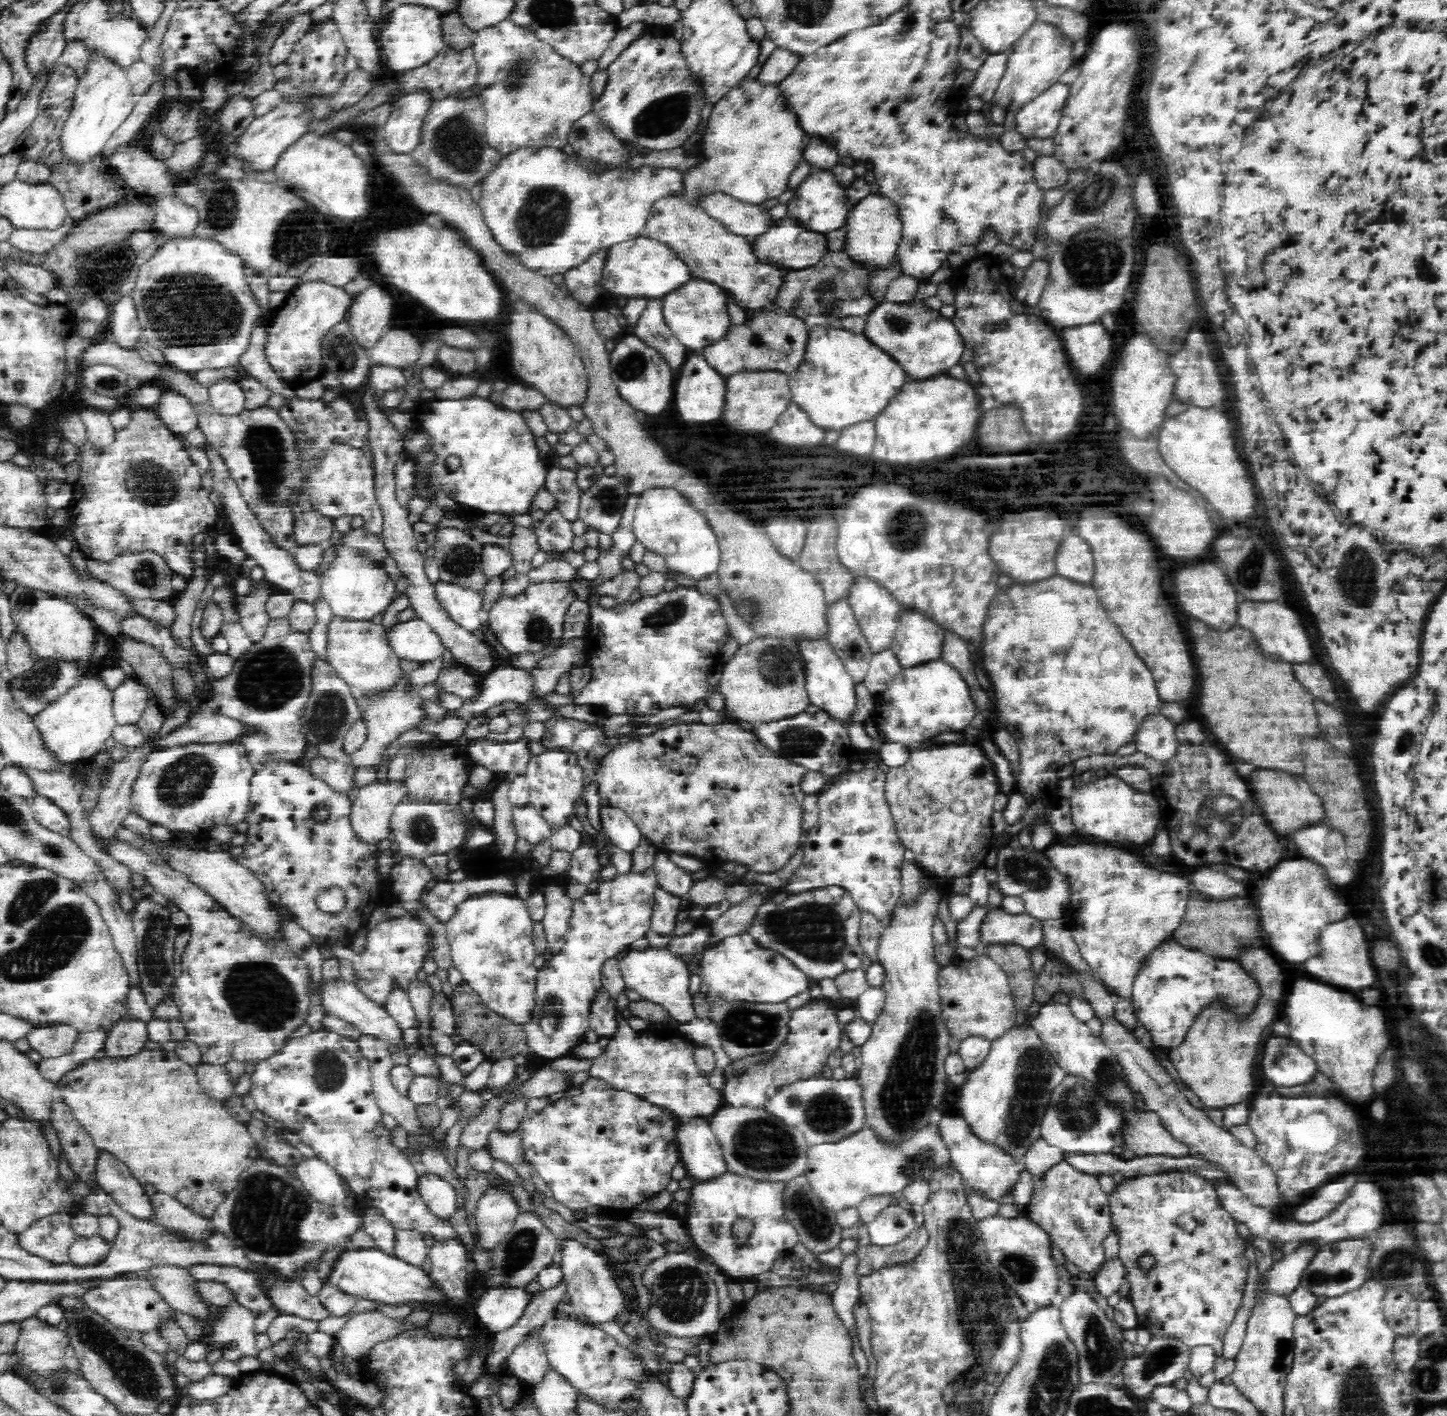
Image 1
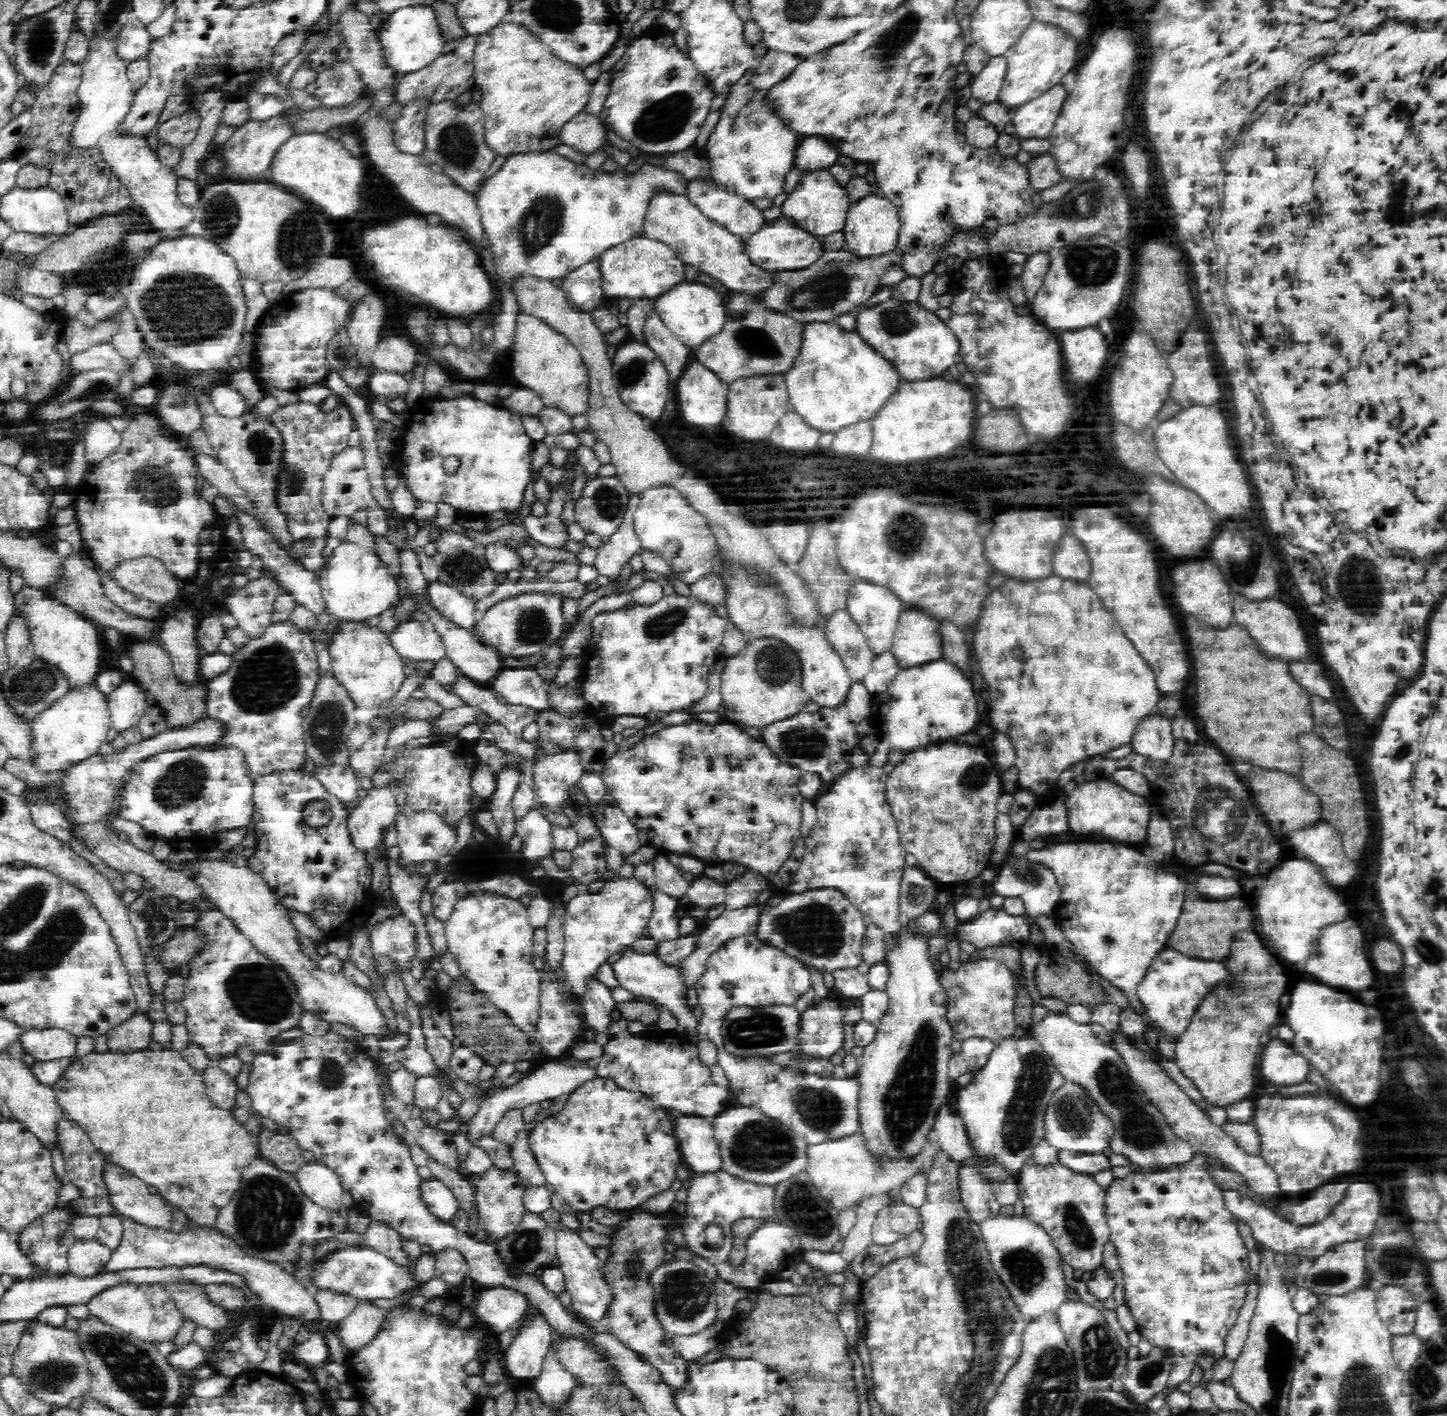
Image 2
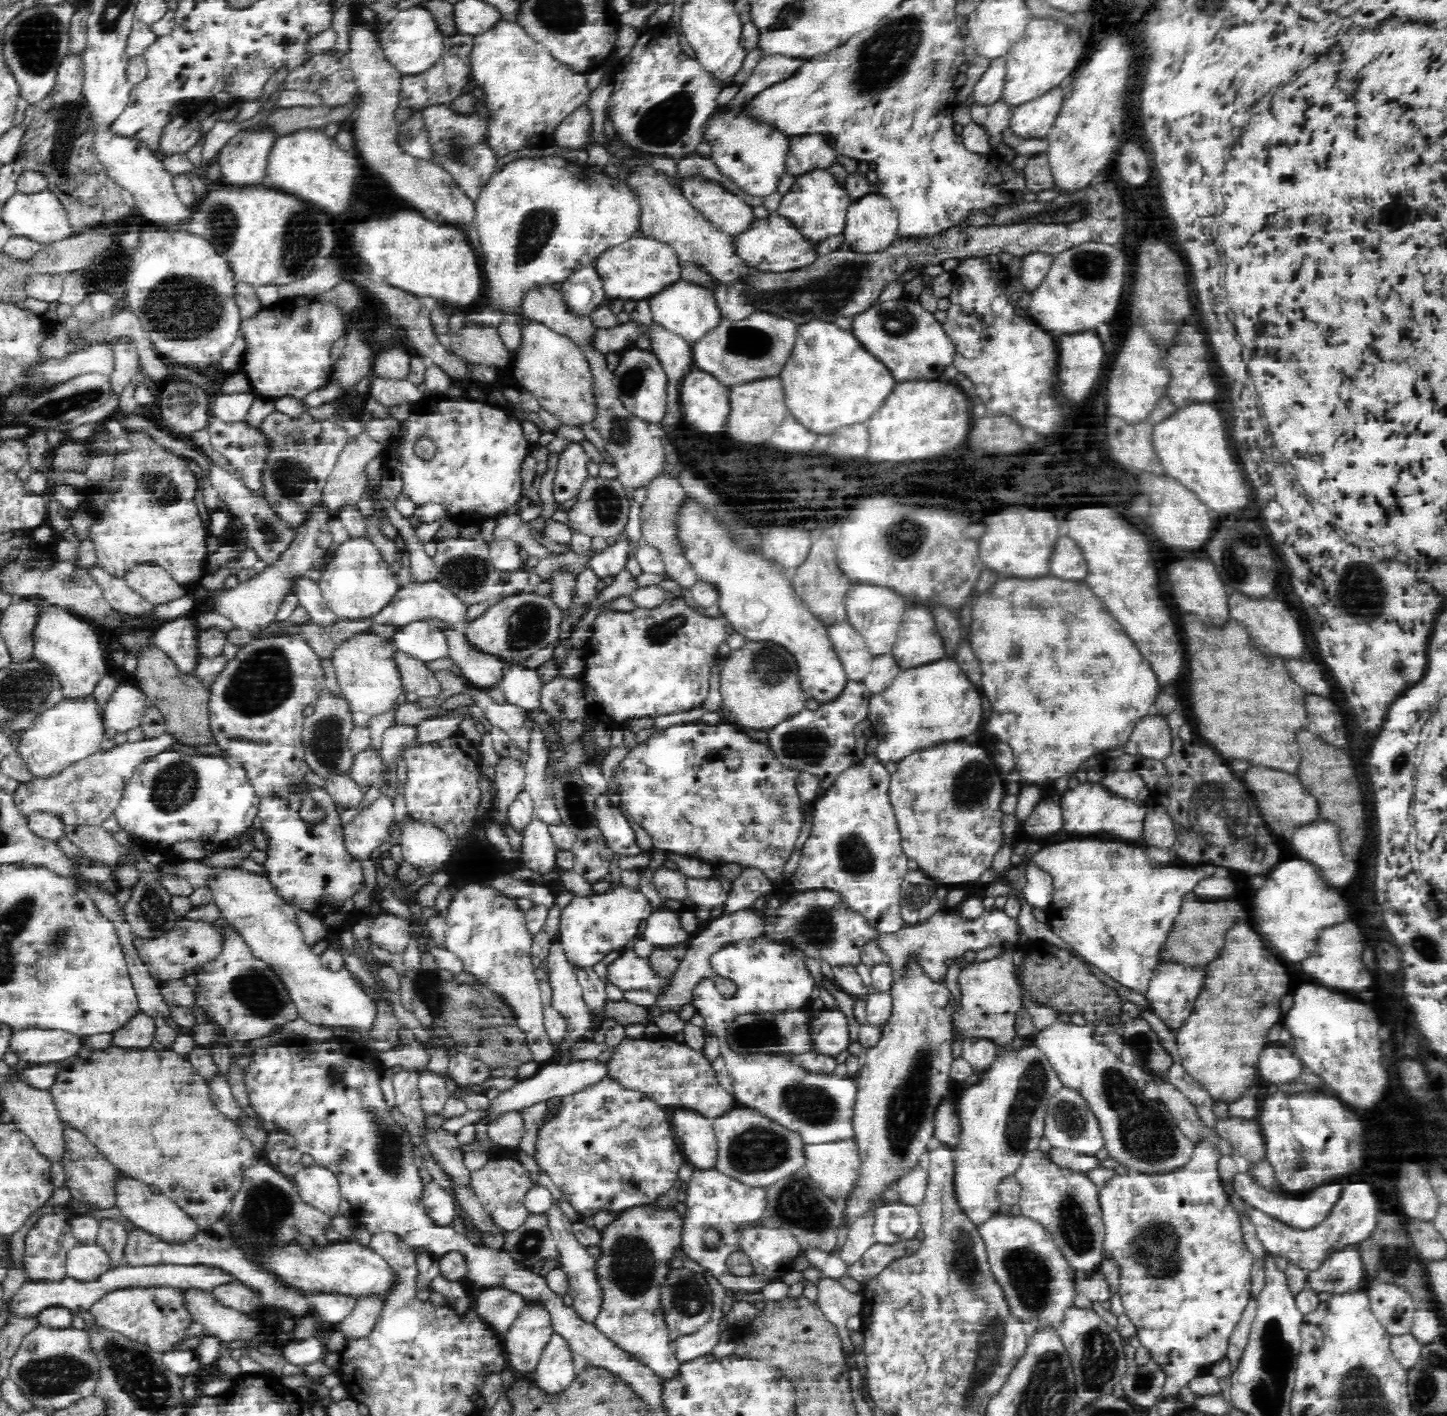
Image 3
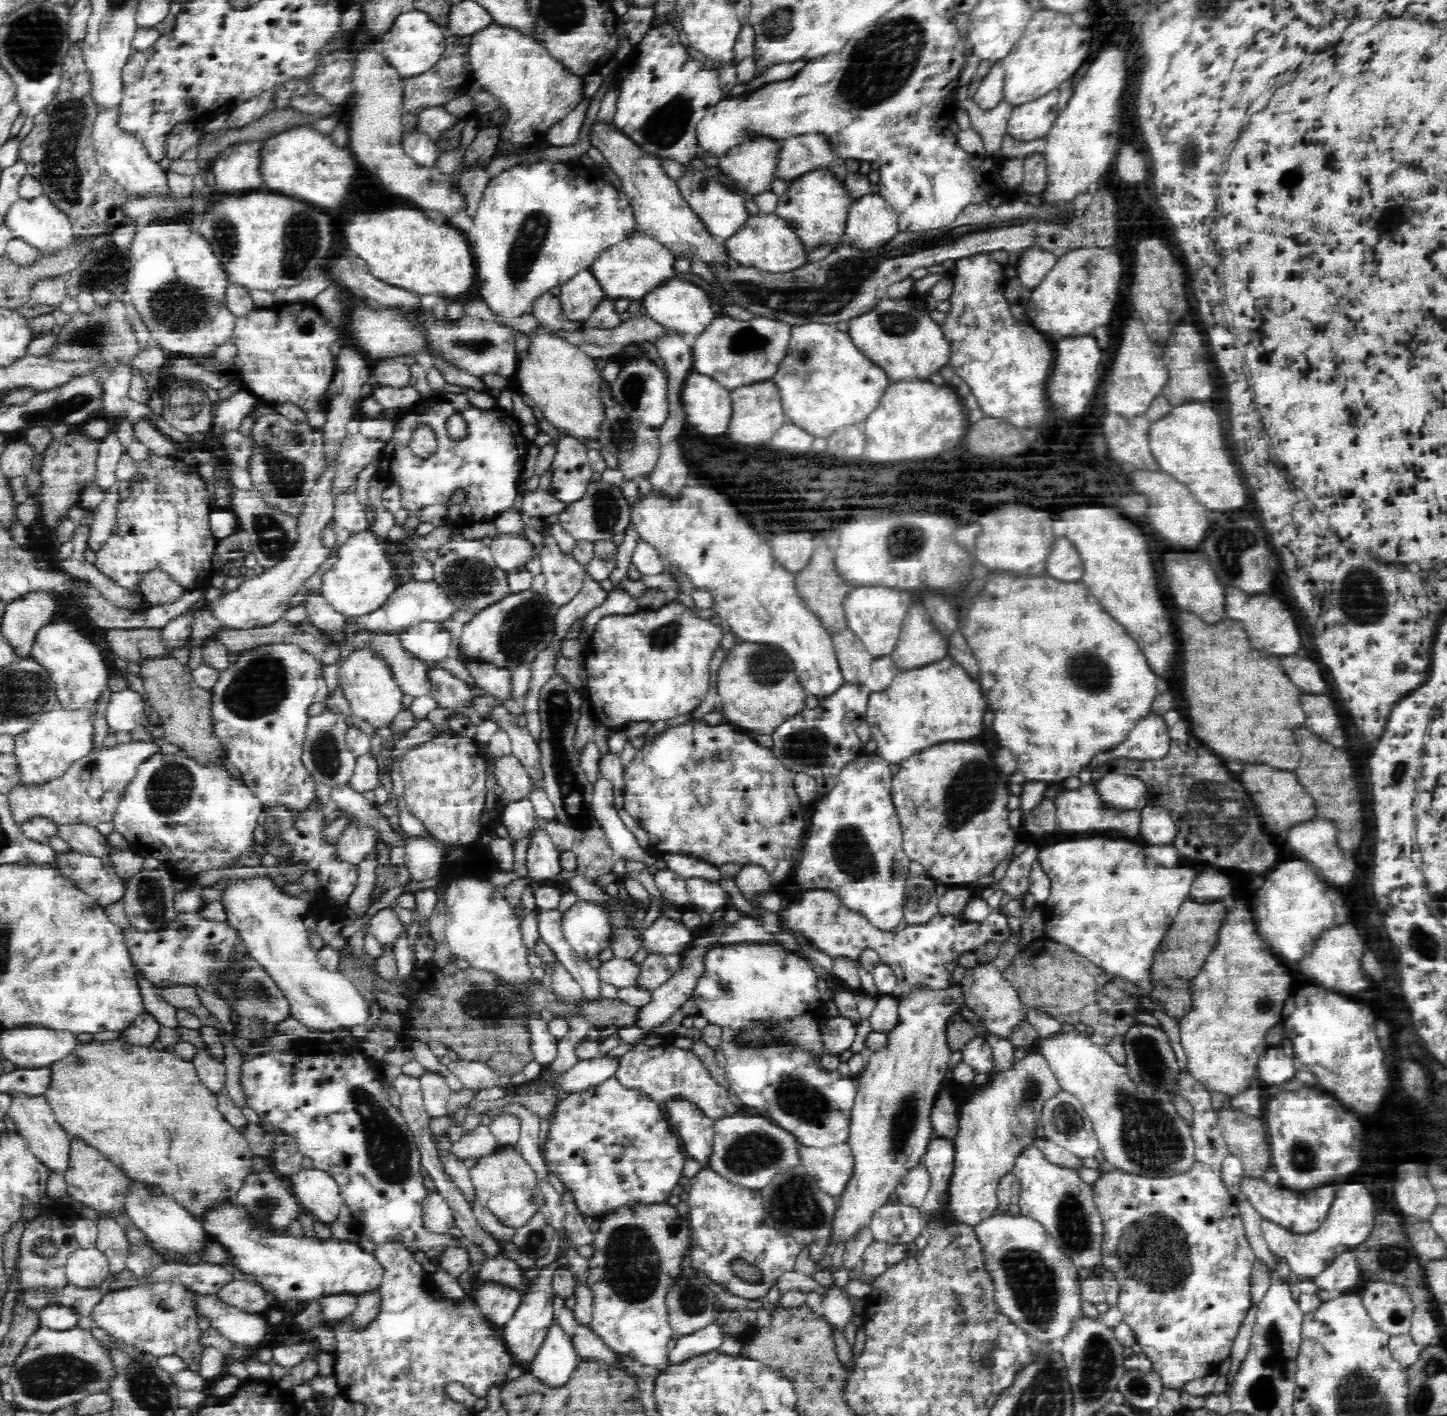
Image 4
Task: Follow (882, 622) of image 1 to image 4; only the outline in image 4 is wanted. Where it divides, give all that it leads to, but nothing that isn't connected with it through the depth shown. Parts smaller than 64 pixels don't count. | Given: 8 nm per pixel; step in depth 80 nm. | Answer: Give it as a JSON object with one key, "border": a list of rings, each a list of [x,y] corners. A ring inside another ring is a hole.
{"border":[[[858,586],[845,596],[843,605],[847,626],[862,640],[873,659],[891,655],[894,651],[907,610],[916,602],[912,602],[915,596],[908,594],[887,587]]]}

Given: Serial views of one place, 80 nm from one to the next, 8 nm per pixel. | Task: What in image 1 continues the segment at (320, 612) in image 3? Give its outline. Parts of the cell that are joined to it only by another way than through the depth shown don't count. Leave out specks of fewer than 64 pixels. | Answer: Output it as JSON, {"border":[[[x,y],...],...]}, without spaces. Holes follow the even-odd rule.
{"border":[[[208,440],[203,442],[201,449],[208,459],[209,478],[206,479],[207,485],[216,491],[218,498],[220,498],[222,510],[226,513],[228,521],[232,523],[232,536],[236,539],[236,544],[246,554],[247,558],[256,560],[258,566],[264,570],[264,580],[271,586],[291,594],[295,599],[313,604],[315,598],[321,594],[322,577],[316,571],[300,570],[293,560],[292,552],[274,547],[272,540],[268,534],[264,533],[262,525],[250,512],[247,503],[241,497],[240,489],[236,481],[230,477],[230,471],[228,471],[220,452],[216,451],[214,444]]]}

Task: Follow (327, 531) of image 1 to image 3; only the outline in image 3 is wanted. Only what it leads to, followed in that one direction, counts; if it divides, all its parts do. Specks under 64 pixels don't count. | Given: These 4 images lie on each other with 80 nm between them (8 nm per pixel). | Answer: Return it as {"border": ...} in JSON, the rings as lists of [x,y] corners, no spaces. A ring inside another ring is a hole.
{"border":[[[305,406],[304,412],[298,418],[290,418],[286,413],[274,411],[264,417],[259,425],[264,436],[268,436],[274,446],[268,454],[262,474],[264,498],[270,509],[294,535],[298,535],[304,524],[313,518],[314,510],[323,506],[328,475],[350,439],[344,426],[348,418],[334,412],[326,420],[316,420]]]}

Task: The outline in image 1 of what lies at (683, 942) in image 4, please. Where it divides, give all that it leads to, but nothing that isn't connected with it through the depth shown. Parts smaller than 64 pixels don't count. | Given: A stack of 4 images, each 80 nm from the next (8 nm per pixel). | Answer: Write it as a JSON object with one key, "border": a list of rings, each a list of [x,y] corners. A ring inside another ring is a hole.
{"border":[[[658,887],[654,892],[653,914],[650,920],[650,928],[660,935],[671,936],[676,924],[676,914],[680,912],[686,903],[686,899],[674,896],[670,892]]]}

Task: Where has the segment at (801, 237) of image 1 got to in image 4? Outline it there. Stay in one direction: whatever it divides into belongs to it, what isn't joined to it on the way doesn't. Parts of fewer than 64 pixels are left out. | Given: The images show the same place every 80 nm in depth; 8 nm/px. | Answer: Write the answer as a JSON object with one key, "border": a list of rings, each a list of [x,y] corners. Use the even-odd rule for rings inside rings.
{"border":[[[775,212],[749,215],[746,224],[726,239],[733,263],[741,267],[754,267],[769,273],[790,272],[808,263],[808,250],[796,230]]]}

